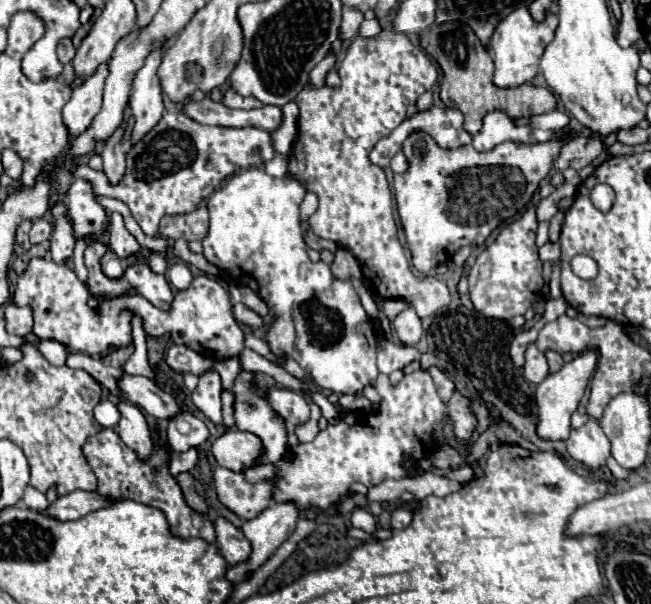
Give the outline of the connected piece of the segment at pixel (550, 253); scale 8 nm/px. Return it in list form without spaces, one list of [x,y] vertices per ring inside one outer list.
[[[547,242],[545,246],[539,248],[539,258],[541,258],[543,262],[553,262],[553,260],[559,258],[559,254],[561,254],[559,242]]]

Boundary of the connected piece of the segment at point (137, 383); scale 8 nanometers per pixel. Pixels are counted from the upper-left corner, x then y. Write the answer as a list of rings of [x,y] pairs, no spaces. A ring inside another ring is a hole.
[[[123,374],[119,380],[119,390],[129,400],[131,404],[143,408],[147,414],[155,418],[173,418],[179,414],[179,406],[173,396],[163,392],[159,386],[155,386],[149,378],[145,376],[131,376]]]

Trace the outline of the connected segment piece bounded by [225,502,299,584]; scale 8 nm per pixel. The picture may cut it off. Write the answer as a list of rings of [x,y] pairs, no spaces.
[[[271,502],[269,508],[265,508],[257,518],[247,520],[241,530],[243,530],[245,538],[251,542],[251,548],[253,548],[253,550],[251,550],[251,556],[249,556],[249,560],[245,560],[245,564],[229,566],[229,568],[227,568],[227,574],[225,574],[227,580],[229,580],[231,584],[249,580],[249,574],[255,572],[259,566],[263,566],[263,564],[275,554],[275,550],[293,534],[295,524],[297,524],[297,518],[299,518],[299,510],[295,508],[293,502]]]

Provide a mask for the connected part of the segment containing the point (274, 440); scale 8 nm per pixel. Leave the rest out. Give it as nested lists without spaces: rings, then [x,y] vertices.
[[[241,370],[235,384],[233,384],[233,394],[235,394],[235,424],[239,430],[247,430],[251,434],[259,434],[261,442],[263,442],[263,452],[261,456],[255,460],[255,466],[259,464],[275,464],[287,450],[287,430],[285,430],[285,422],[281,416],[277,416],[277,412],[269,406],[269,402],[255,394],[255,384],[253,384],[253,374]]]

